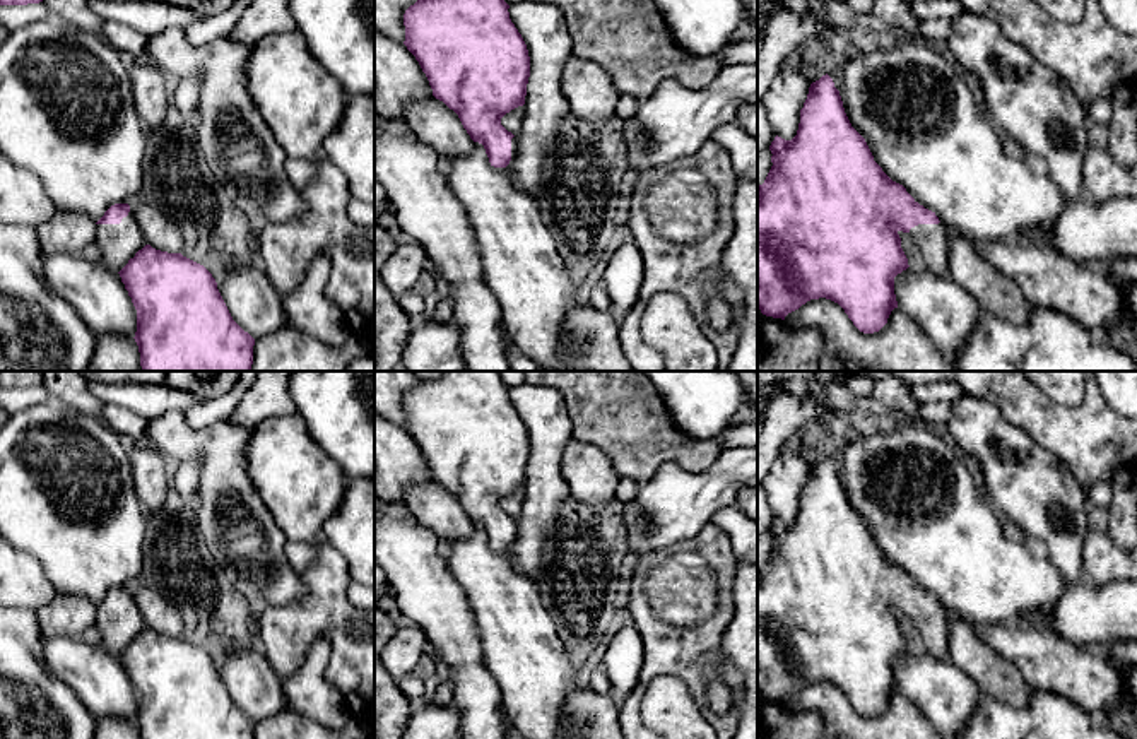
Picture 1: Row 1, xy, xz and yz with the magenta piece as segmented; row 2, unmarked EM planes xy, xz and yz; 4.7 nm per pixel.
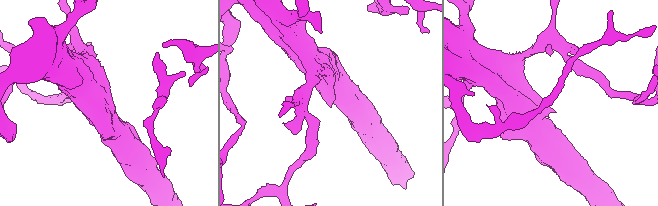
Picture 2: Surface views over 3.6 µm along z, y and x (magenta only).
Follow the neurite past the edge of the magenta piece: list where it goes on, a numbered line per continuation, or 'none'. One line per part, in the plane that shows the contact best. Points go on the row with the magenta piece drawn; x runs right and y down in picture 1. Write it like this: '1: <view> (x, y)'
1: xy (118, 243)

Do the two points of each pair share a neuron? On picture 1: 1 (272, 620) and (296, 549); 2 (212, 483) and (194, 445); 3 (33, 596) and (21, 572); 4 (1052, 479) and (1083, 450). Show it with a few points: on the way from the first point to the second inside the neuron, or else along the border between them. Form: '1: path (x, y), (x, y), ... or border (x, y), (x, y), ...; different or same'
1: border (320, 546), (312, 563), (301, 573); different
2: path (212, 472), (212, 457), (204, 449); same
3: path (29, 591), (21, 582), (21, 577); same
4: border (1035, 440), (1050, 450), (1081, 486); different

